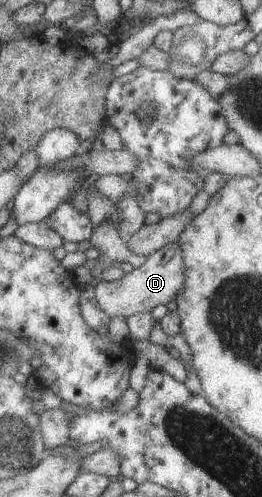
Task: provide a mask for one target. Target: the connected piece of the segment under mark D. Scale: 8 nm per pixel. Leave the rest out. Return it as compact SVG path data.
M177 242L161 246L155 253L147 255L141 267L130 268L131 273L124 273L120 279L98 280L94 286L93 304L110 317L129 317L130 314L150 312L155 305L166 305L174 299L179 289L183 289L183 256Z

